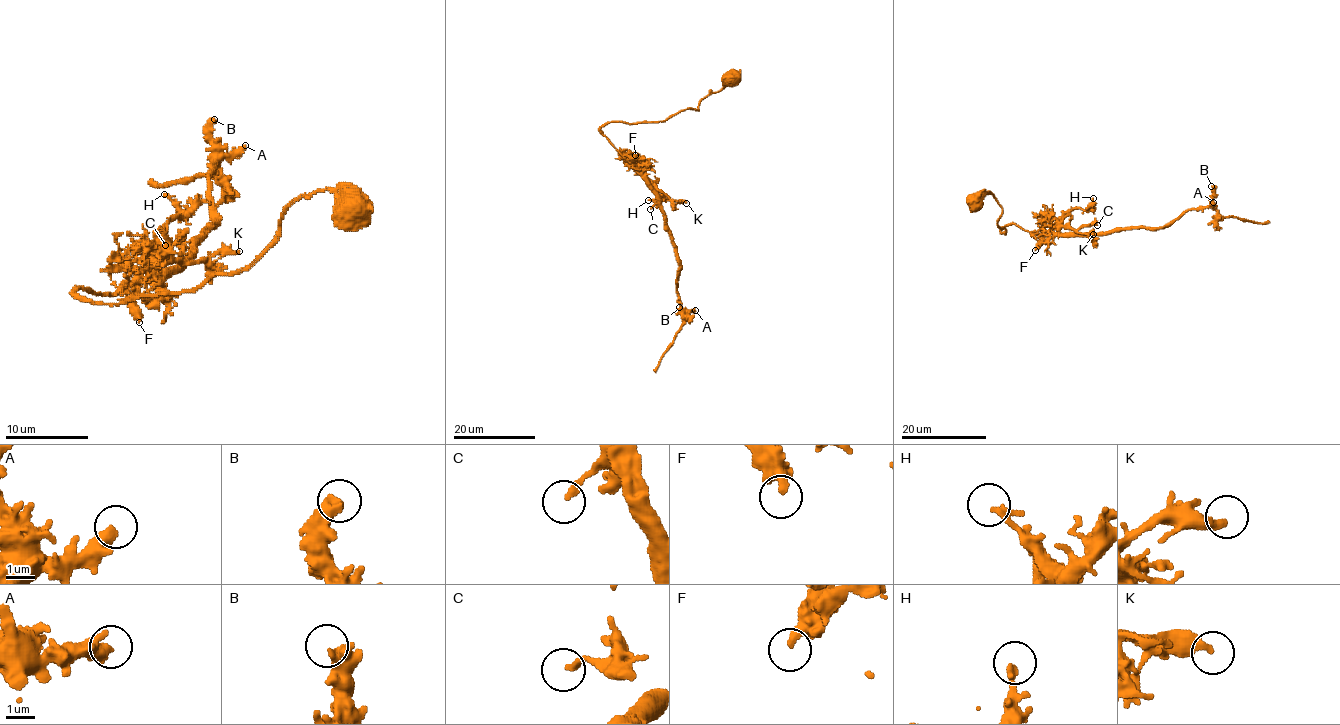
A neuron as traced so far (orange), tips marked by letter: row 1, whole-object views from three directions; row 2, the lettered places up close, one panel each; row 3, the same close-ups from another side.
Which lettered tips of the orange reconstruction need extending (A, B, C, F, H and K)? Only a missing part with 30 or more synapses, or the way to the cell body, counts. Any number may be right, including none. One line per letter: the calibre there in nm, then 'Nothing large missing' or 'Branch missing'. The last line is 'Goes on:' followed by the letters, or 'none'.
A: Thickness 320 nm. Nothing large missing
B: Thickness 400 nm. Nothing large missing
C: Thickness 240 nm. Nothing large missing
F: Thickness 360 nm. Nothing large missing
H: Thickness 200 nm. Nothing large missing
K: Thickness 360 nm. Nothing large missing
Goes on: none

